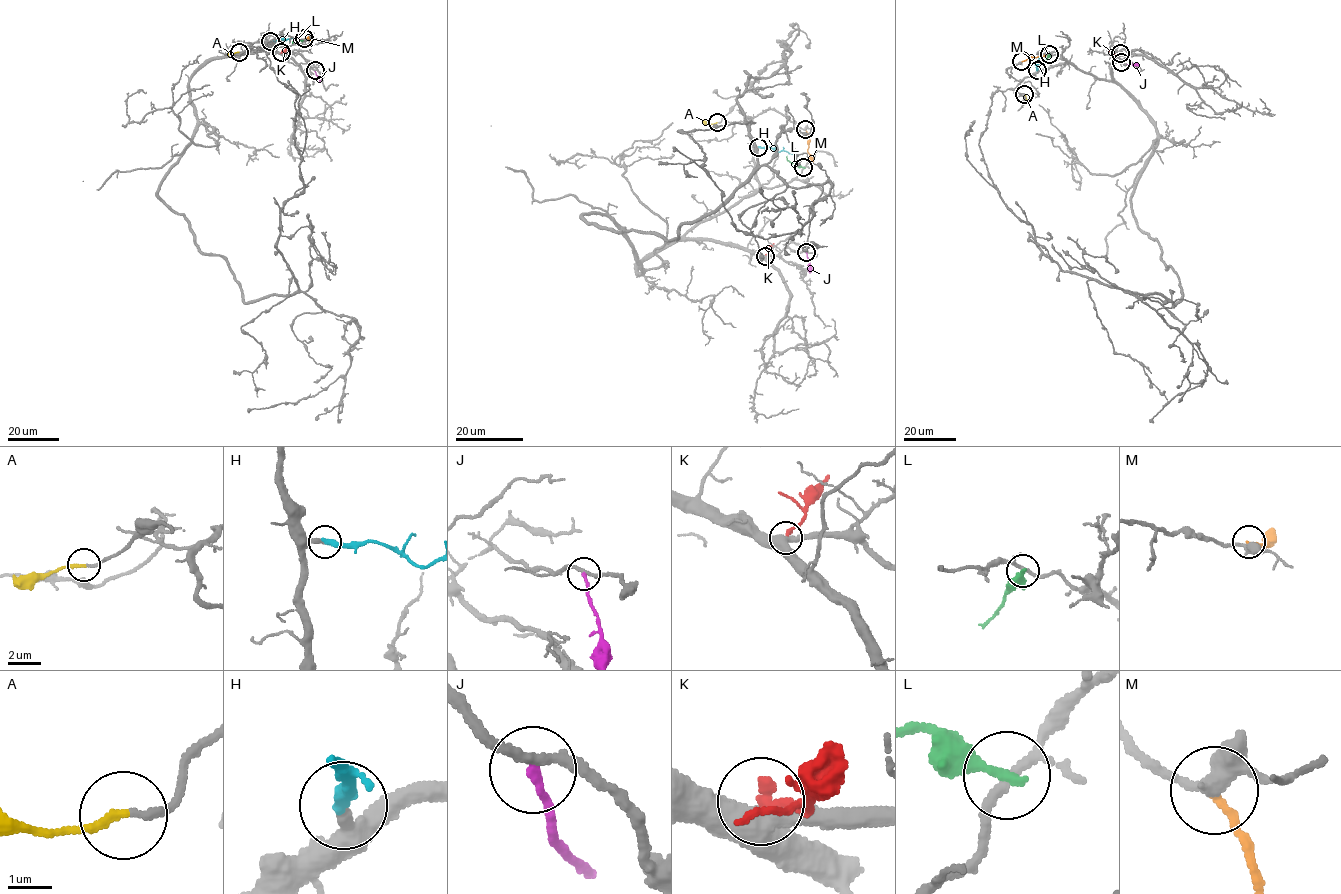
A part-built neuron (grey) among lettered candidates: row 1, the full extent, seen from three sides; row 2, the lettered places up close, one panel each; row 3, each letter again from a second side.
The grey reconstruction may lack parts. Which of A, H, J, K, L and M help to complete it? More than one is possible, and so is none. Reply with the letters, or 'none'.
A, H

